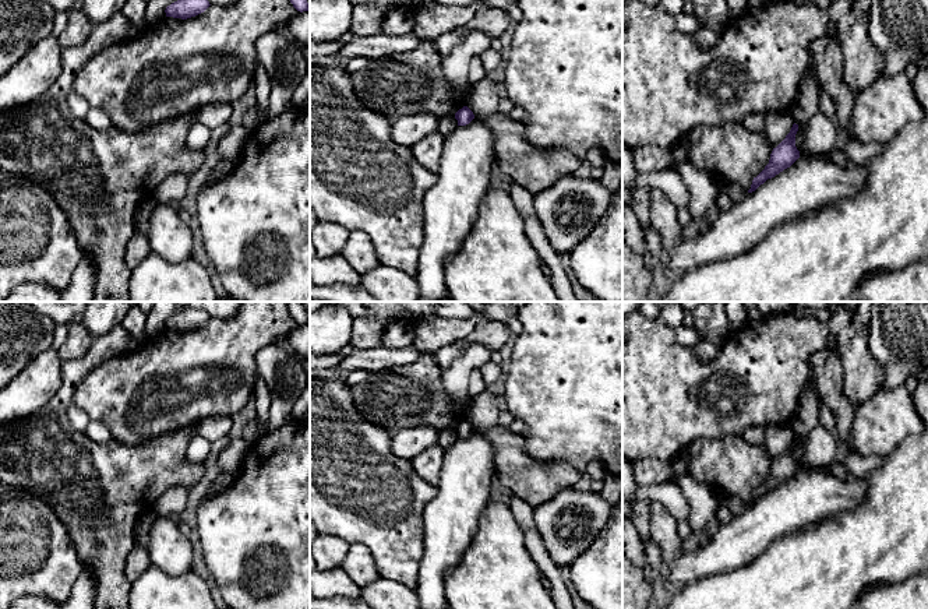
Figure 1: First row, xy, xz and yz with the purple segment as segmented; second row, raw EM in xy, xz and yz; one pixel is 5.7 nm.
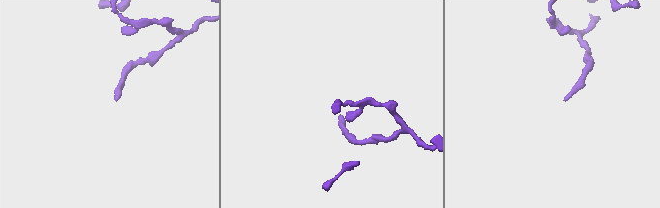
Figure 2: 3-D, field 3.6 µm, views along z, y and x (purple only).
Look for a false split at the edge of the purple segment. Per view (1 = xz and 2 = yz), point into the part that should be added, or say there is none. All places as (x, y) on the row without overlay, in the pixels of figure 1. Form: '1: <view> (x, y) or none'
1: none
2: none

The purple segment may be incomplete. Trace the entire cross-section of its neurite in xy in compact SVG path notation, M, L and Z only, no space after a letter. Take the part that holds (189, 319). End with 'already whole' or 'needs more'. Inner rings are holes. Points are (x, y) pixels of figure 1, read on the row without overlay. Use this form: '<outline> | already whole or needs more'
M183 307L183 310L166 320L166 330L187 332L204 325L209 320L204 310Z | already whole

